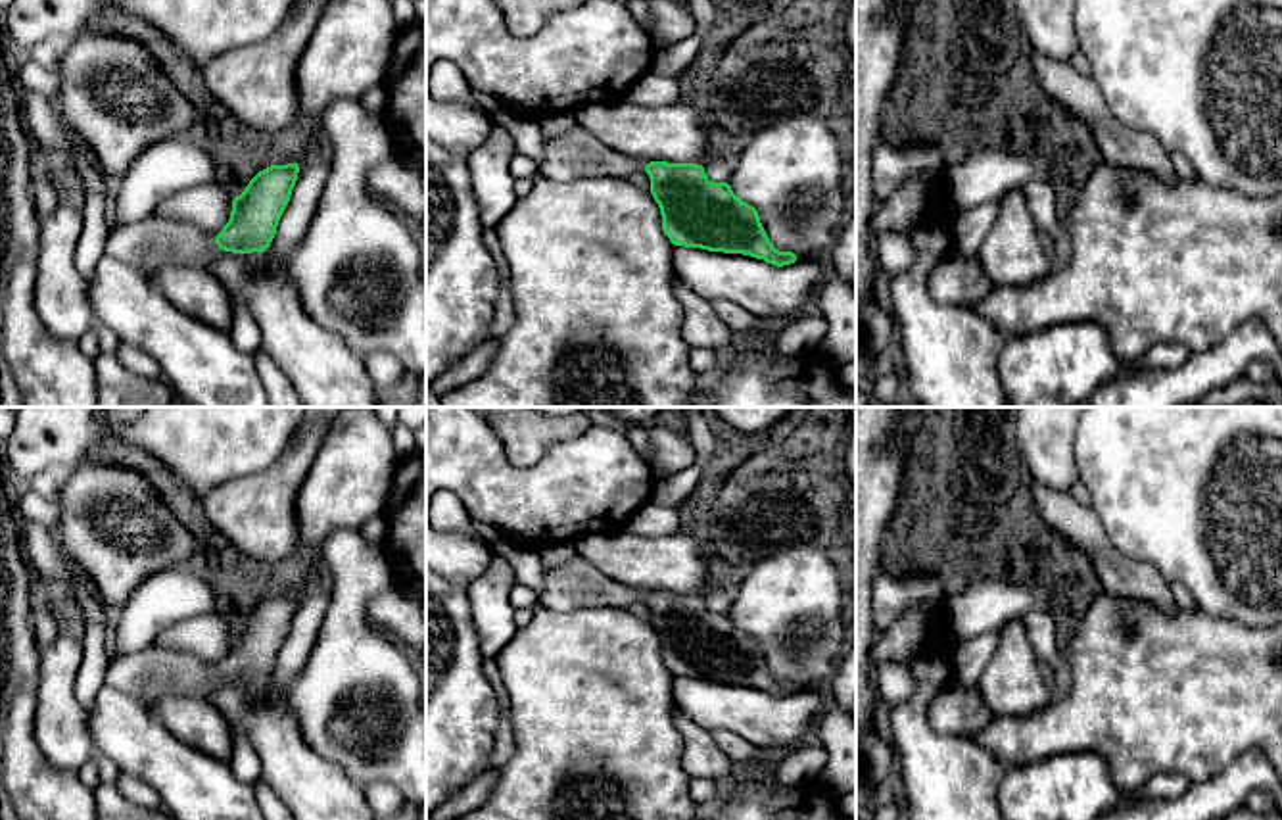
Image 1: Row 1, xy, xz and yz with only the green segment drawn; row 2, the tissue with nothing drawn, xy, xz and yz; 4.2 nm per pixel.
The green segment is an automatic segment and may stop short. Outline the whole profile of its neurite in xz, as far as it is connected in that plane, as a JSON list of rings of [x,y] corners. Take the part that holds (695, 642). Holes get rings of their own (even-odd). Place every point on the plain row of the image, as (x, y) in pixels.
[[[651,591],[645,601],[674,676],[743,684],[777,697],[796,691],[793,682],[773,678],[758,641],[727,613],[712,613],[702,595]]]

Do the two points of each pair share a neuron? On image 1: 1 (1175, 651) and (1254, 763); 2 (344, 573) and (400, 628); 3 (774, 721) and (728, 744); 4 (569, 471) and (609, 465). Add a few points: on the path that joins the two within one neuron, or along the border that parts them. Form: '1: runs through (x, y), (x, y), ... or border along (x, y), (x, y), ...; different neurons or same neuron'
1: border along (1261, 749), (1246, 749), (1210, 778); different neurons
2: border along (396, 586), (369, 605), (369, 619), (377, 627); different neurons
3: border along (712, 730), (734, 730), (757, 747); different neurons
4: runs through (578, 471), (599, 471); same neuron

